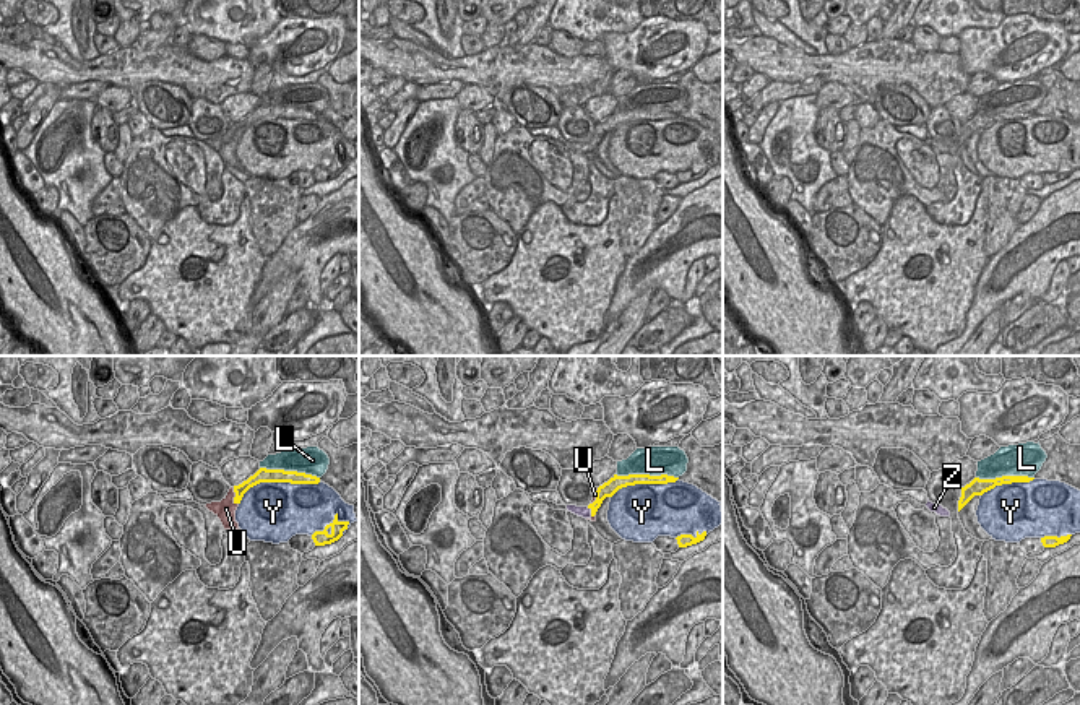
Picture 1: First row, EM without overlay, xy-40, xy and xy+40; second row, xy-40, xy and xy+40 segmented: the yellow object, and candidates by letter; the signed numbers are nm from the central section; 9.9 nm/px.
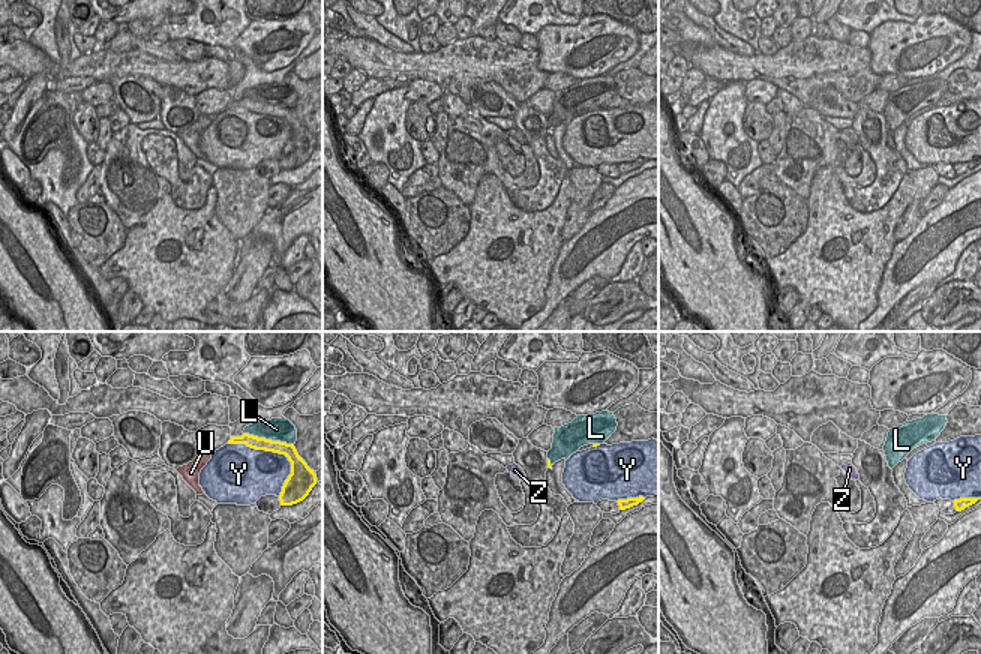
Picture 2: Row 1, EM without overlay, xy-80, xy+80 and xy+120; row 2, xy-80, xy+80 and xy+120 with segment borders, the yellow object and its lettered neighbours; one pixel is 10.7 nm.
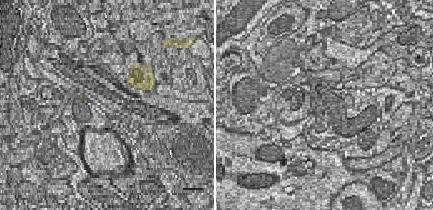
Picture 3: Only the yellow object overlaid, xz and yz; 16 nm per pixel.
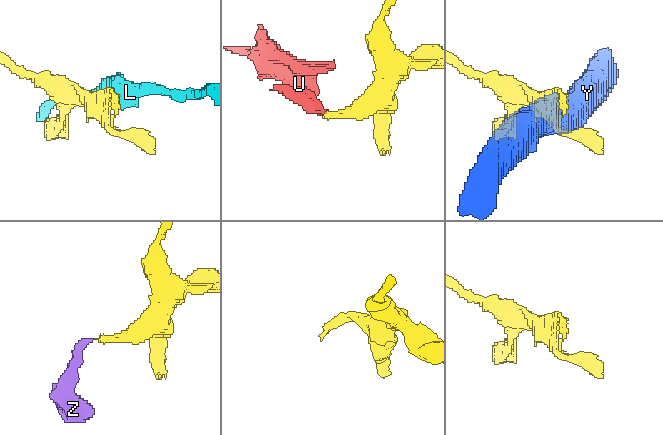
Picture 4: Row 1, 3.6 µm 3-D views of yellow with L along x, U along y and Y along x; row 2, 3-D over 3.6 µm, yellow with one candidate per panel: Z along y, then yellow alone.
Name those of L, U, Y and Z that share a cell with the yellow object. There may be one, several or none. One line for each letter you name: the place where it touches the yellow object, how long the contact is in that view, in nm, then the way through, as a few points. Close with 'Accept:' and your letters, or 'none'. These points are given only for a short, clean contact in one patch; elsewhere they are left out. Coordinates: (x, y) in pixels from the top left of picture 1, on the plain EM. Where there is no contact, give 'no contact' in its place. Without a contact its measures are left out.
Z: xy (591, 148) | 110 nm | across xy (603, 127), (591, 148), (585, 148)
Accept: Z

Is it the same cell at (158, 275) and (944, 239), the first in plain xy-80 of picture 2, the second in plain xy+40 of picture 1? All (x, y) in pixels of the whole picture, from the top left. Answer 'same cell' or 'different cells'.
same cell

